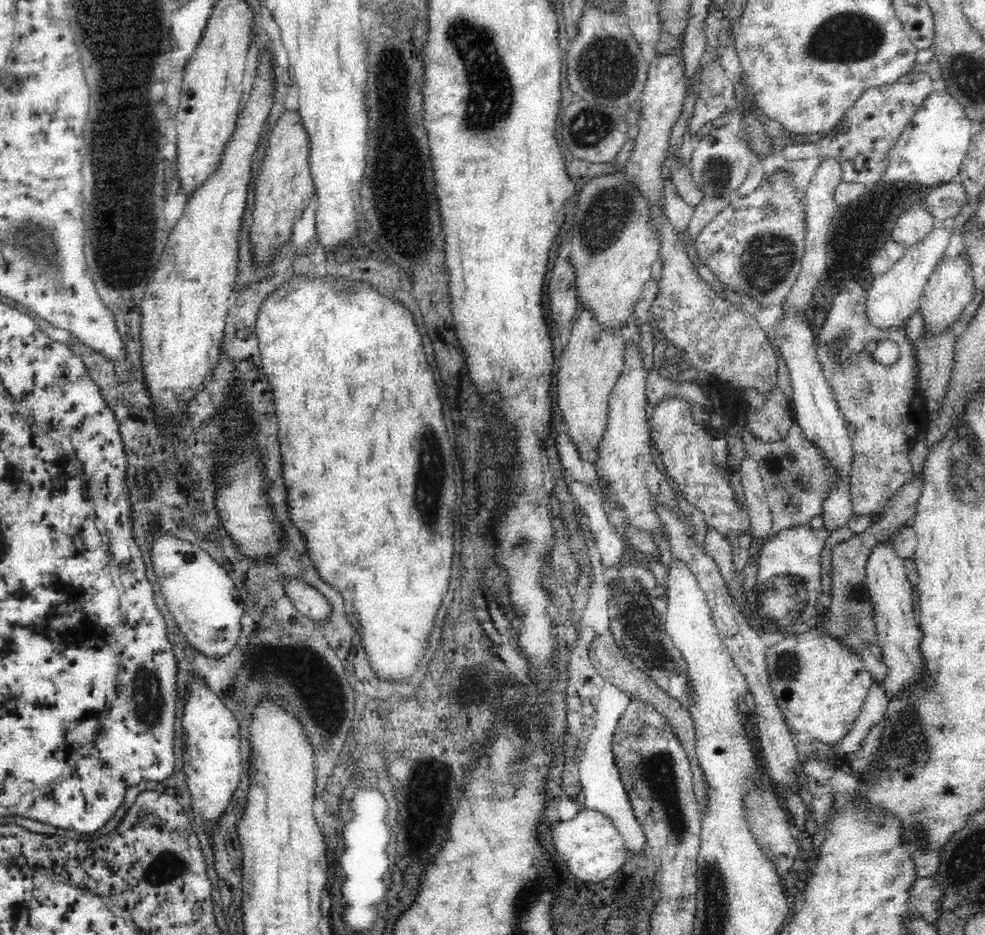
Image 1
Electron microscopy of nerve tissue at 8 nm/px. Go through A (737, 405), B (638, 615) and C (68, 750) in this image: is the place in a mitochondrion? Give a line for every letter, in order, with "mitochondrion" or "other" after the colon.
A: other
B: mitochondrion
C: other

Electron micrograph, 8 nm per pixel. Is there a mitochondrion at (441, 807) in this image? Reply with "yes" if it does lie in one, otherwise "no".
no

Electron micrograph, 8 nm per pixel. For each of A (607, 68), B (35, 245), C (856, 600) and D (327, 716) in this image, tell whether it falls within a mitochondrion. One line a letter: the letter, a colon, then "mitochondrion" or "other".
A: mitochondrion
B: mitochondrion
C: mitochondrion
D: mitochondrion

